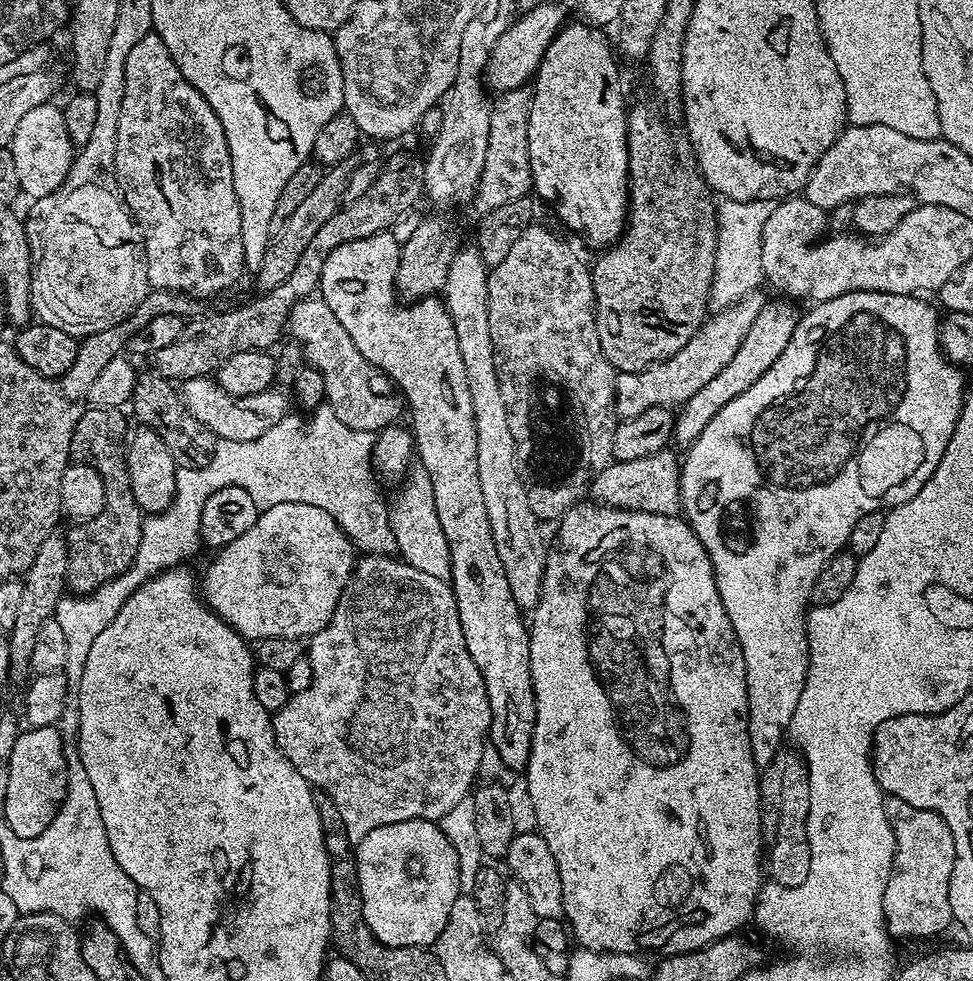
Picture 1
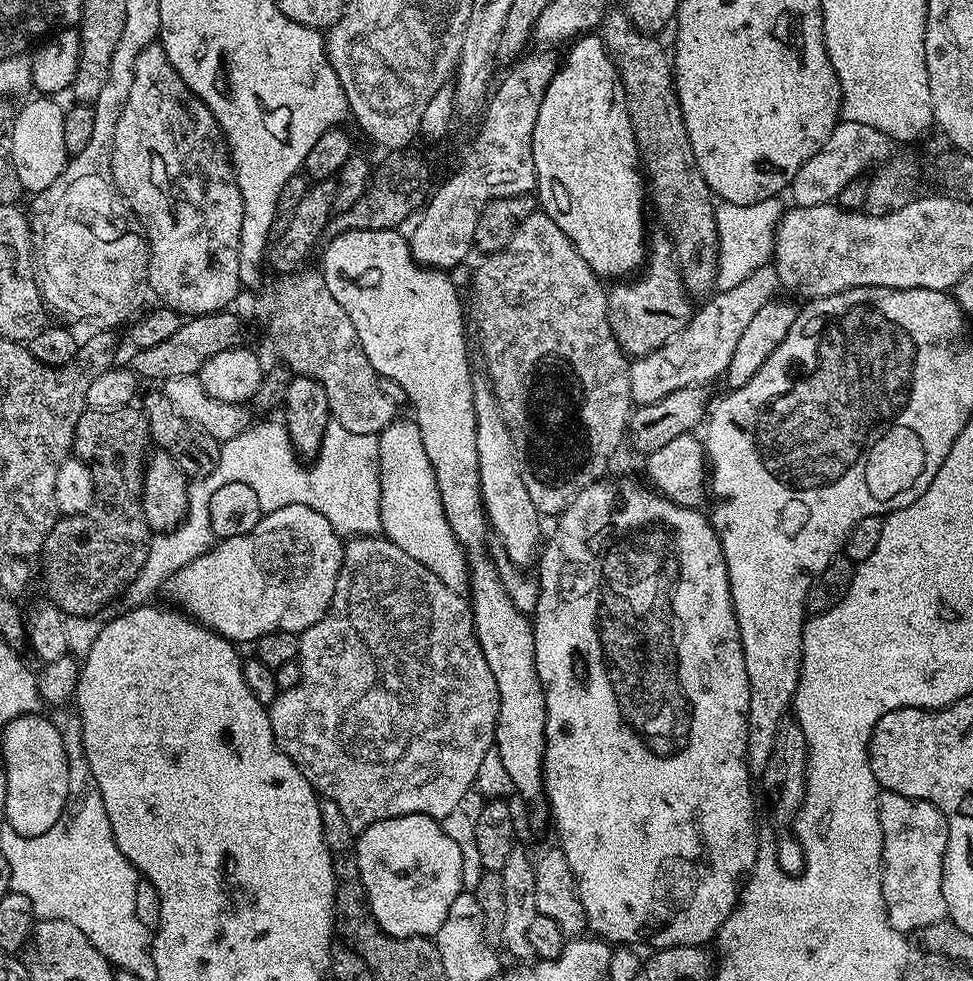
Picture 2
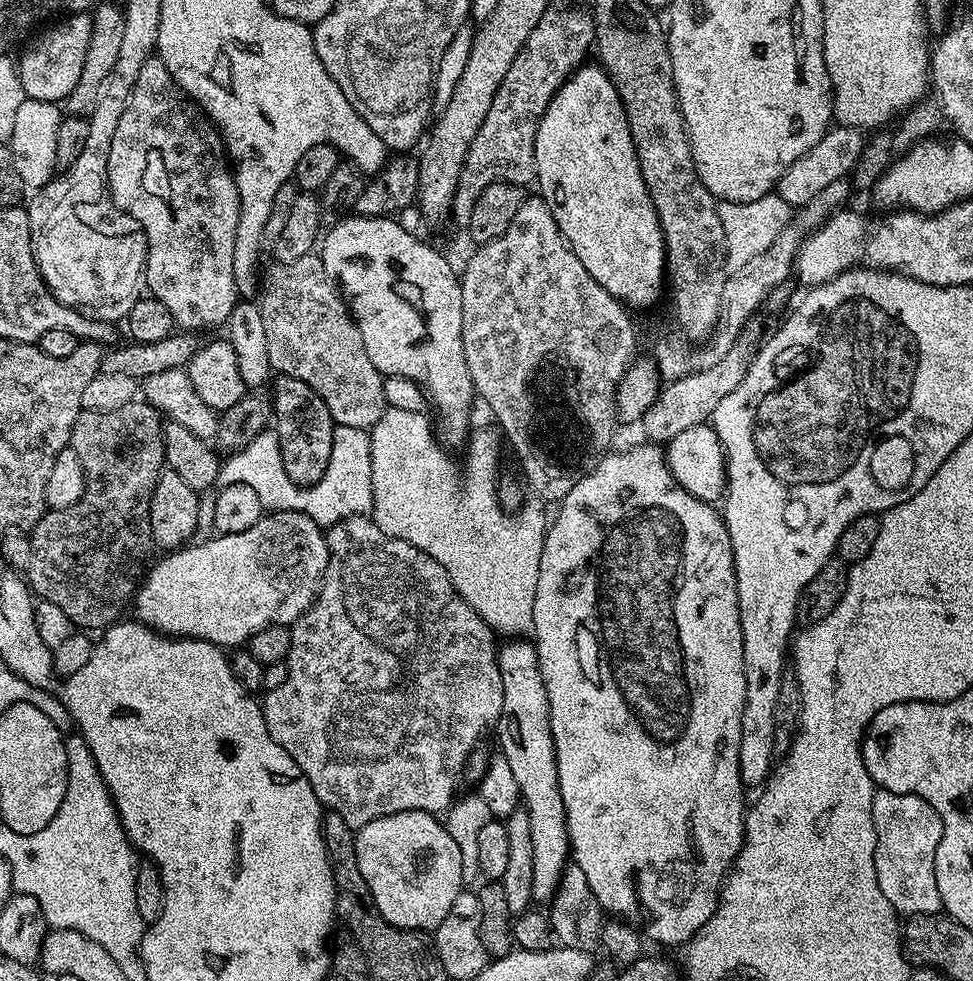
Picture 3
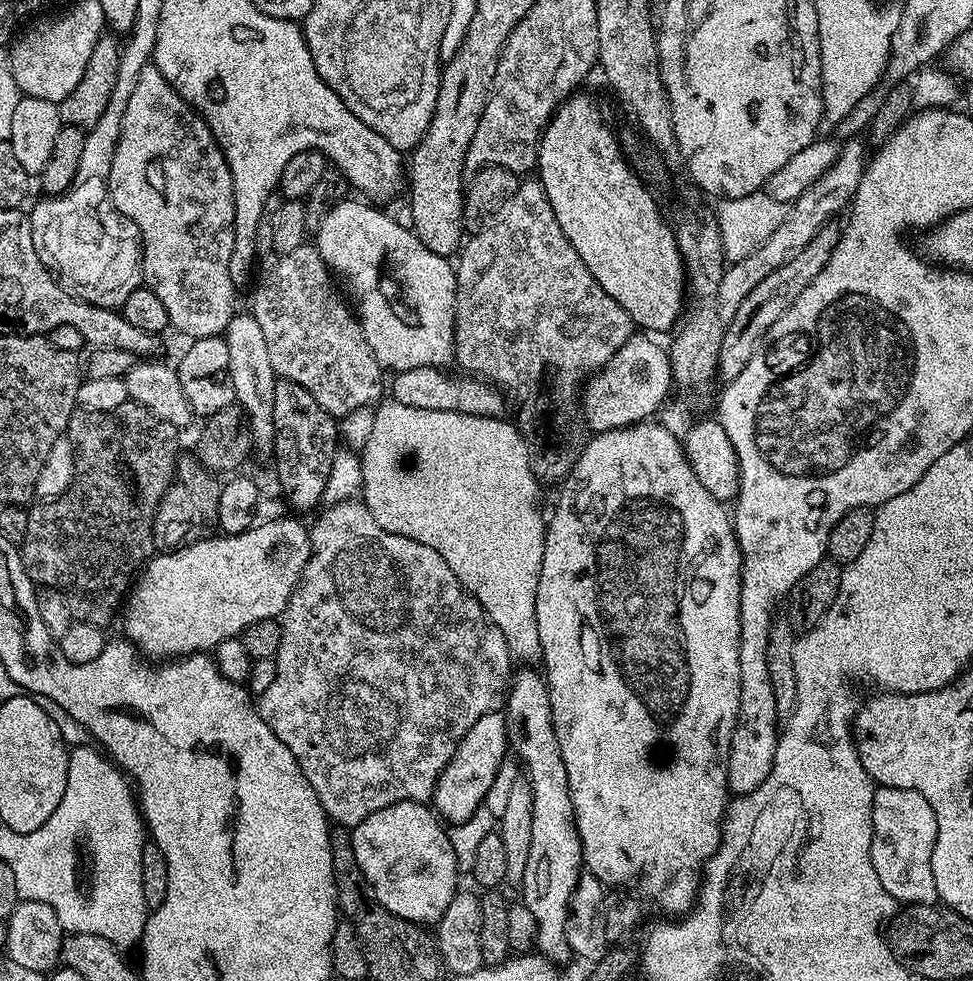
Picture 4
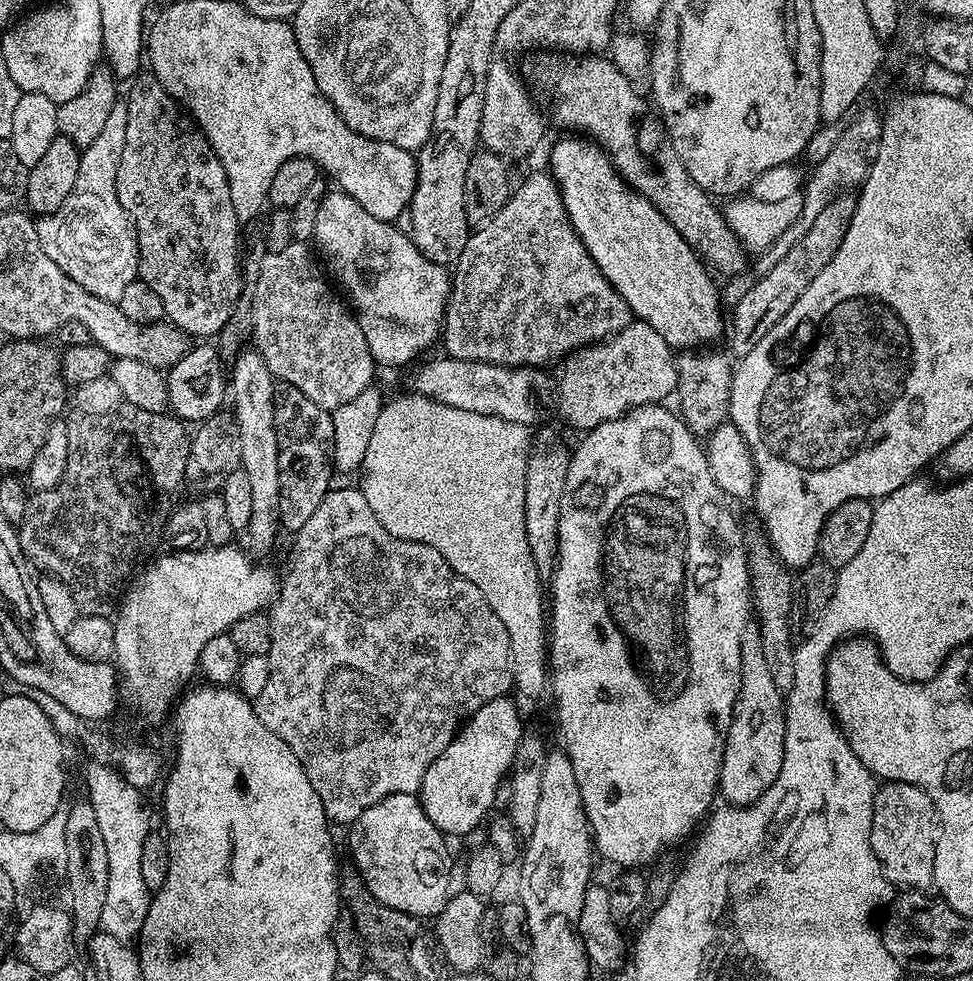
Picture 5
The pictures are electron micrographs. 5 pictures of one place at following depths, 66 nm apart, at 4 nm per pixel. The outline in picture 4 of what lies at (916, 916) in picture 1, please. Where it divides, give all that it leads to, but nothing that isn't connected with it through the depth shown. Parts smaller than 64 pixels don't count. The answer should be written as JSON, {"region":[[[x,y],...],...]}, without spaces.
{"region":[[[876,788],[872,803],[870,858],[874,862],[874,870],[878,874],[878,879],[882,882],[882,886],[886,886],[886,894],[890,894],[901,905],[937,903],[932,855],[934,854],[934,842],[939,836],[938,818],[934,814],[934,810],[930,810],[930,802],[926,802],[926,798],[922,798],[922,794],[918,794],[918,790]]]}

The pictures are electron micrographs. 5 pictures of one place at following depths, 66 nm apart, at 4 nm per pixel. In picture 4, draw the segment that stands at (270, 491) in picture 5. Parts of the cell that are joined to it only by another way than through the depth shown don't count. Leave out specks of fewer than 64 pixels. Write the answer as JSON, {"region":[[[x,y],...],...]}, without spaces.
{"region":[[[238,312],[232,316],[222,337],[228,348],[229,372],[232,378],[234,399],[244,409],[253,447],[257,451],[271,451],[275,438],[274,392],[278,377],[269,359],[264,333],[250,312],[244,312],[244,314]]]}

